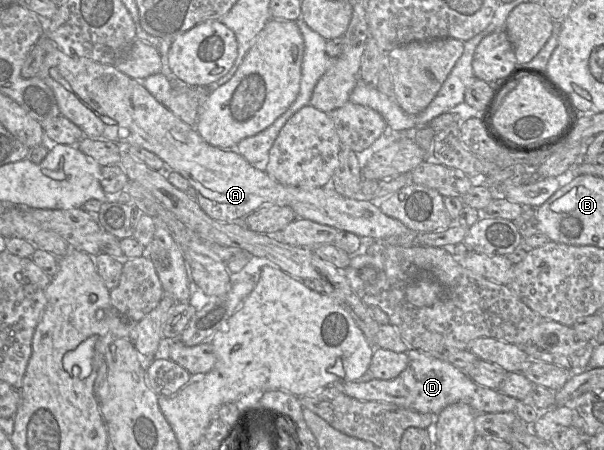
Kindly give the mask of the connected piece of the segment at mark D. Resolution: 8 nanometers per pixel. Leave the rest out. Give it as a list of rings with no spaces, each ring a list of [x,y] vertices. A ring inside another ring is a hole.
[[[408,348],[408,364],[399,376],[391,380],[372,379],[367,382],[345,382],[340,389],[357,400],[381,401],[420,413],[439,414],[445,407],[464,403],[475,413],[514,412],[518,400],[474,382],[468,375],[448,362]]]

